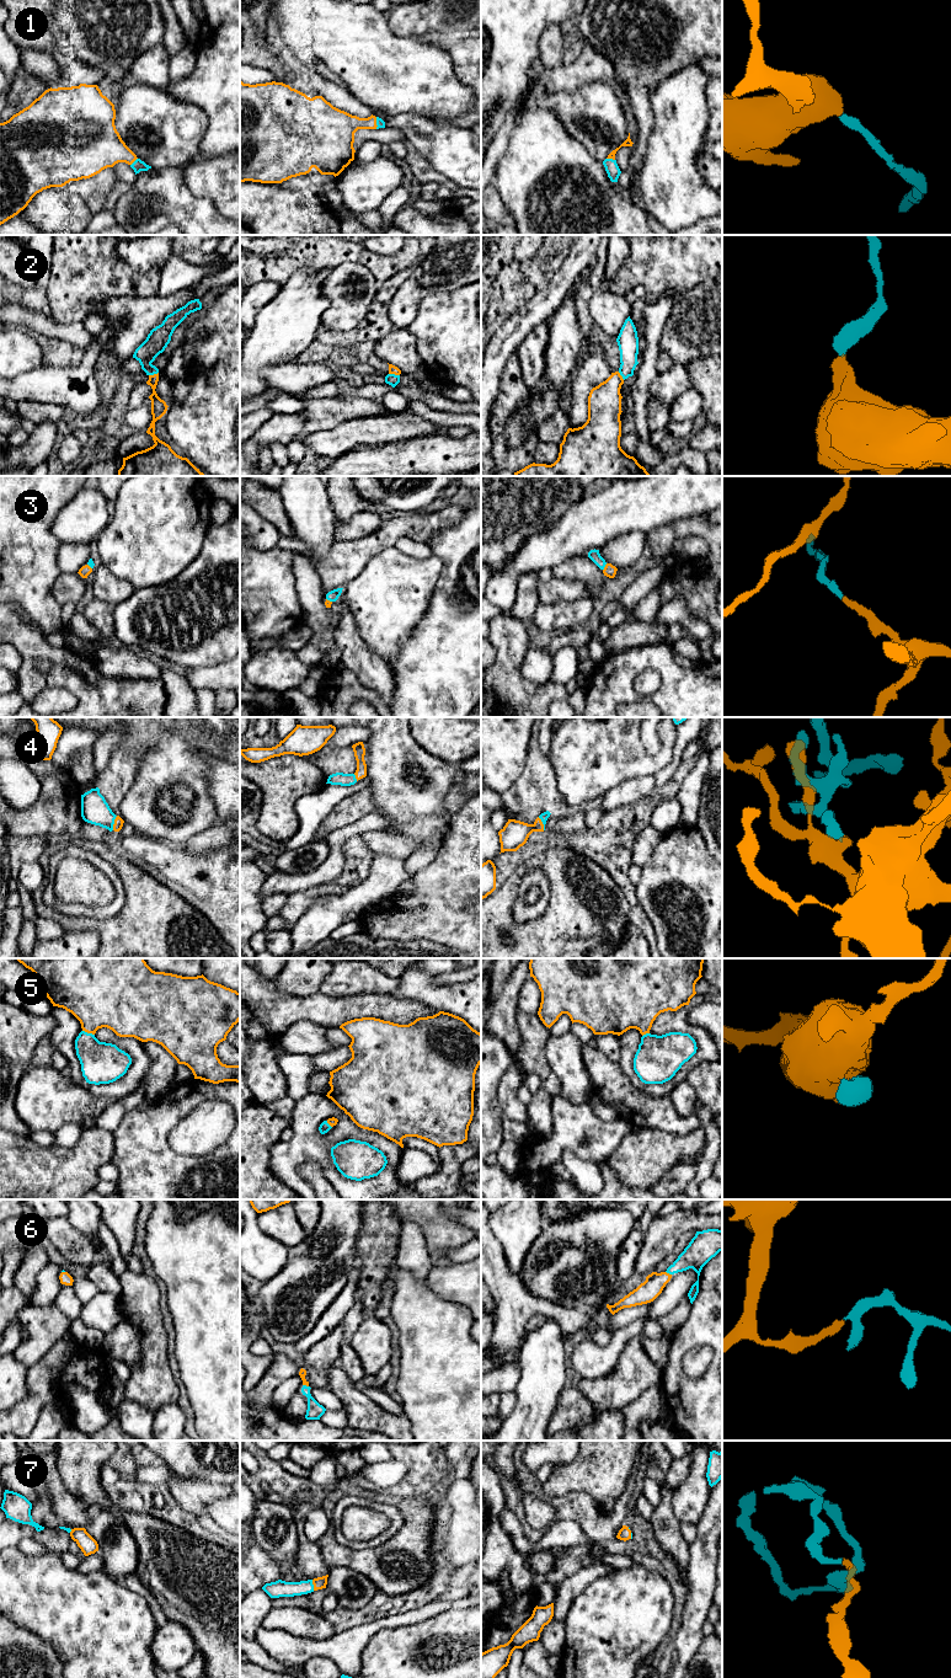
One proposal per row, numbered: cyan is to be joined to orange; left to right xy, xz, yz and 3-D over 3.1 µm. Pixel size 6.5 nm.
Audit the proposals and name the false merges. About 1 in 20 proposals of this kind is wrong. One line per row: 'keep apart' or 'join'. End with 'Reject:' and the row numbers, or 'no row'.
1: join
2: join
3: join
4: join
5: join
6: join
7: join
Reject: no row

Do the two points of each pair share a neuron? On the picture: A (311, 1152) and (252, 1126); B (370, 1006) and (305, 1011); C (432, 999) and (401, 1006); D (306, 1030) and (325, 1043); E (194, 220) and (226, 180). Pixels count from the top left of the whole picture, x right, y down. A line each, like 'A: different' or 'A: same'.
A: different
B: same
C: different
D: same
E: different

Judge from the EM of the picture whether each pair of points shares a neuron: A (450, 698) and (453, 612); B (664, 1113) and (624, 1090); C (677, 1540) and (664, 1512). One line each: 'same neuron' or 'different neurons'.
A: same neuron
B: same neuron
C: same neuron

